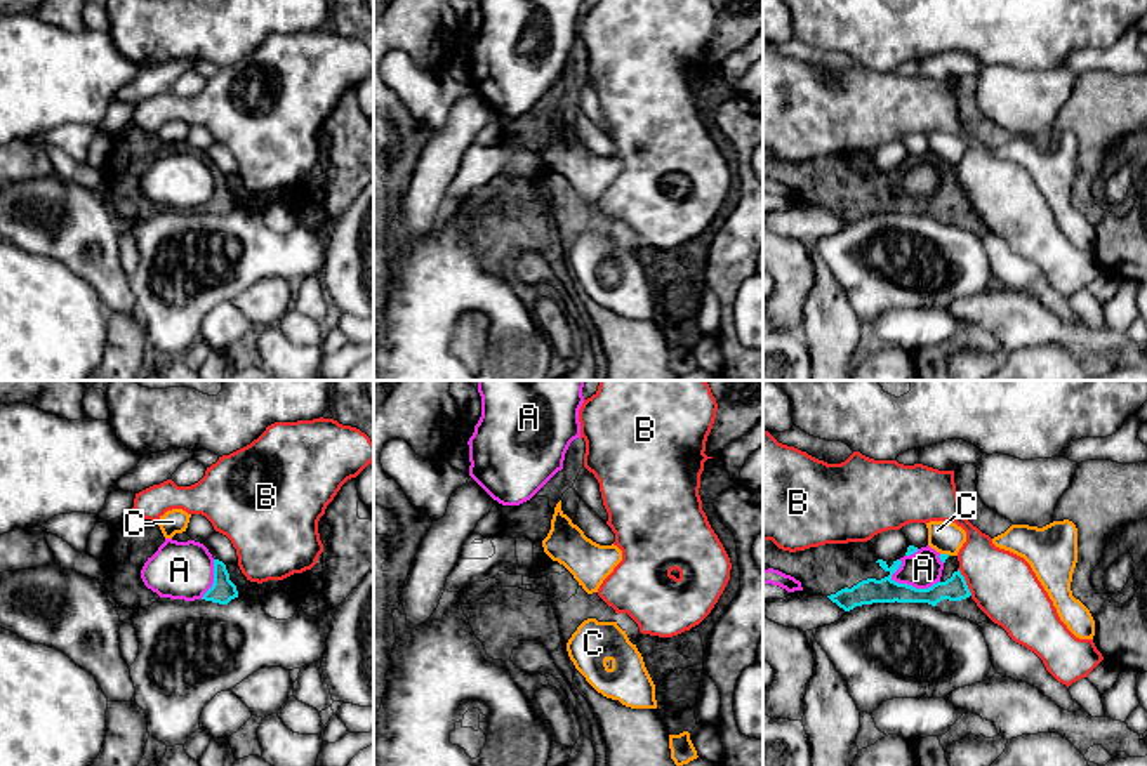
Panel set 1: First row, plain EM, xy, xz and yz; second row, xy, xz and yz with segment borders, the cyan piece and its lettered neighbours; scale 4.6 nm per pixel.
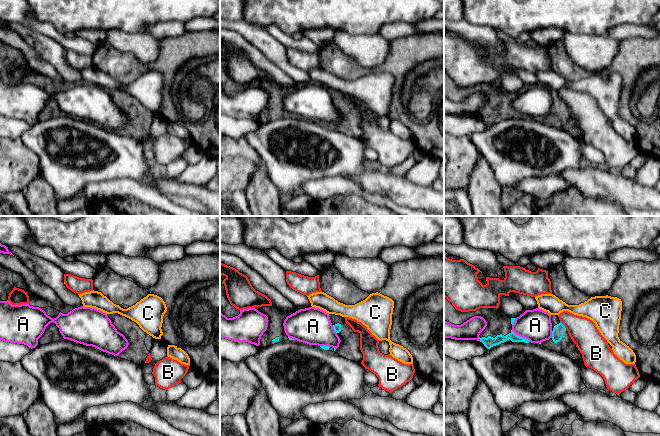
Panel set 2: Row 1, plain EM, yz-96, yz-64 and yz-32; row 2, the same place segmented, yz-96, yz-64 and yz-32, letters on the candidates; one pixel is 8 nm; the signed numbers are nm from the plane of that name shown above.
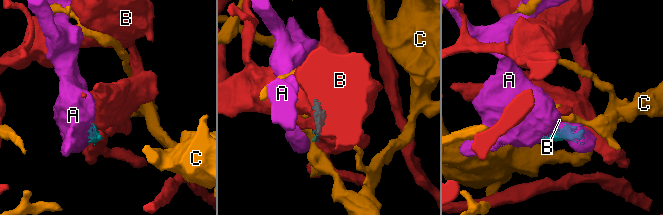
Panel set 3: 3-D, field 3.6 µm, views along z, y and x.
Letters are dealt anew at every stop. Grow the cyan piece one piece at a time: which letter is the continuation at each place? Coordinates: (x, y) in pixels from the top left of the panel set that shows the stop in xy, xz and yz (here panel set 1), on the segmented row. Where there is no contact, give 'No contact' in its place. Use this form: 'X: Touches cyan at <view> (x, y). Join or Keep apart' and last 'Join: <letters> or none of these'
A: Touches cyan at yz (914, 587). Keep apart
B: Touches cyan at yz (965, 582). Keep apart
C: Touches cyan at yz (946, 554). Keep apart
Join: none of these

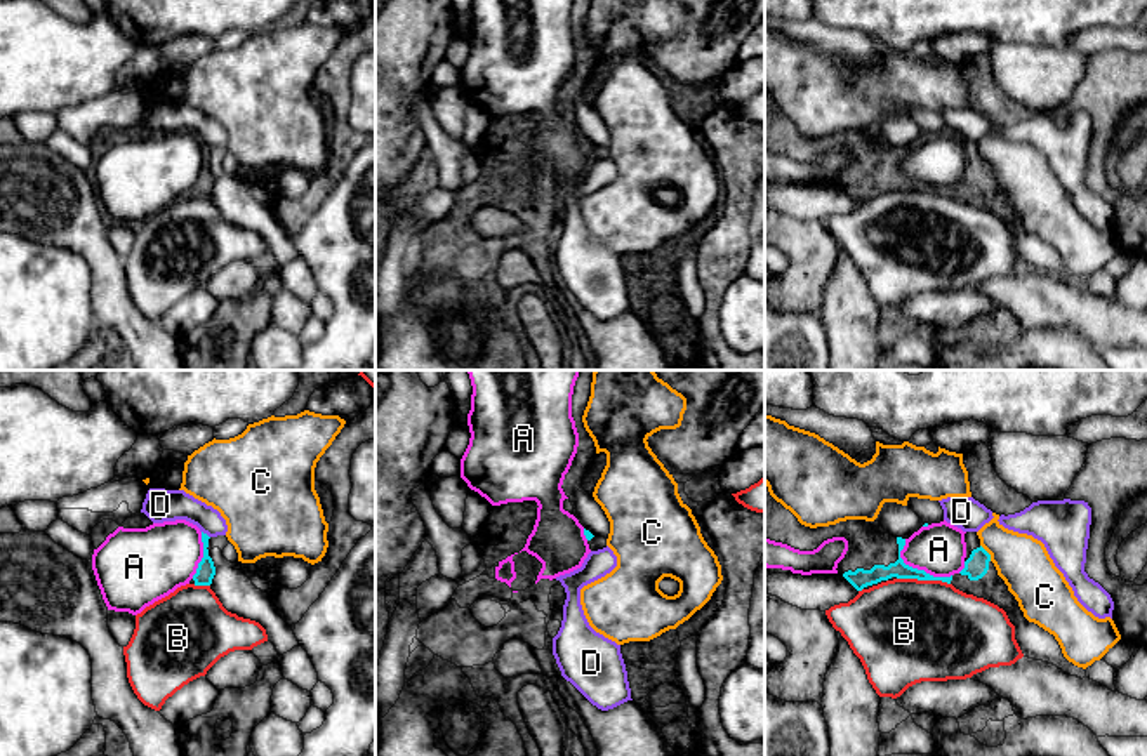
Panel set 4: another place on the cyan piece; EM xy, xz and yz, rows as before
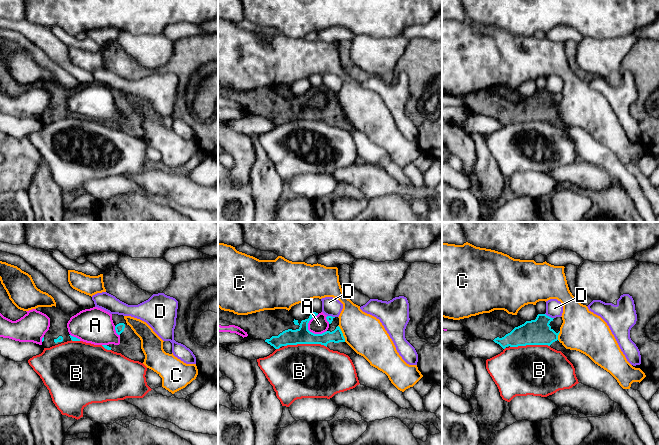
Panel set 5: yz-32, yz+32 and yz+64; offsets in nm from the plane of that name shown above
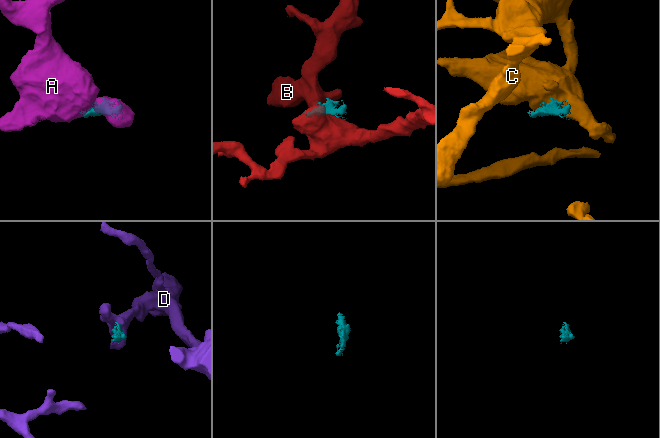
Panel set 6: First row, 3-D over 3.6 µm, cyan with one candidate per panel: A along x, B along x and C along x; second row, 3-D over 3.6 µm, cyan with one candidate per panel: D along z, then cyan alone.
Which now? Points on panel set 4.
A: Touches cyan at yz (916, 569). Keep apart
B: Touches cyan at yz (923, 579). Keep apart
C: Touches cyan at yz (987, 553). Keep apart
D: Touches cyan at xy (205, 534). Keep apart
Join: none of these

